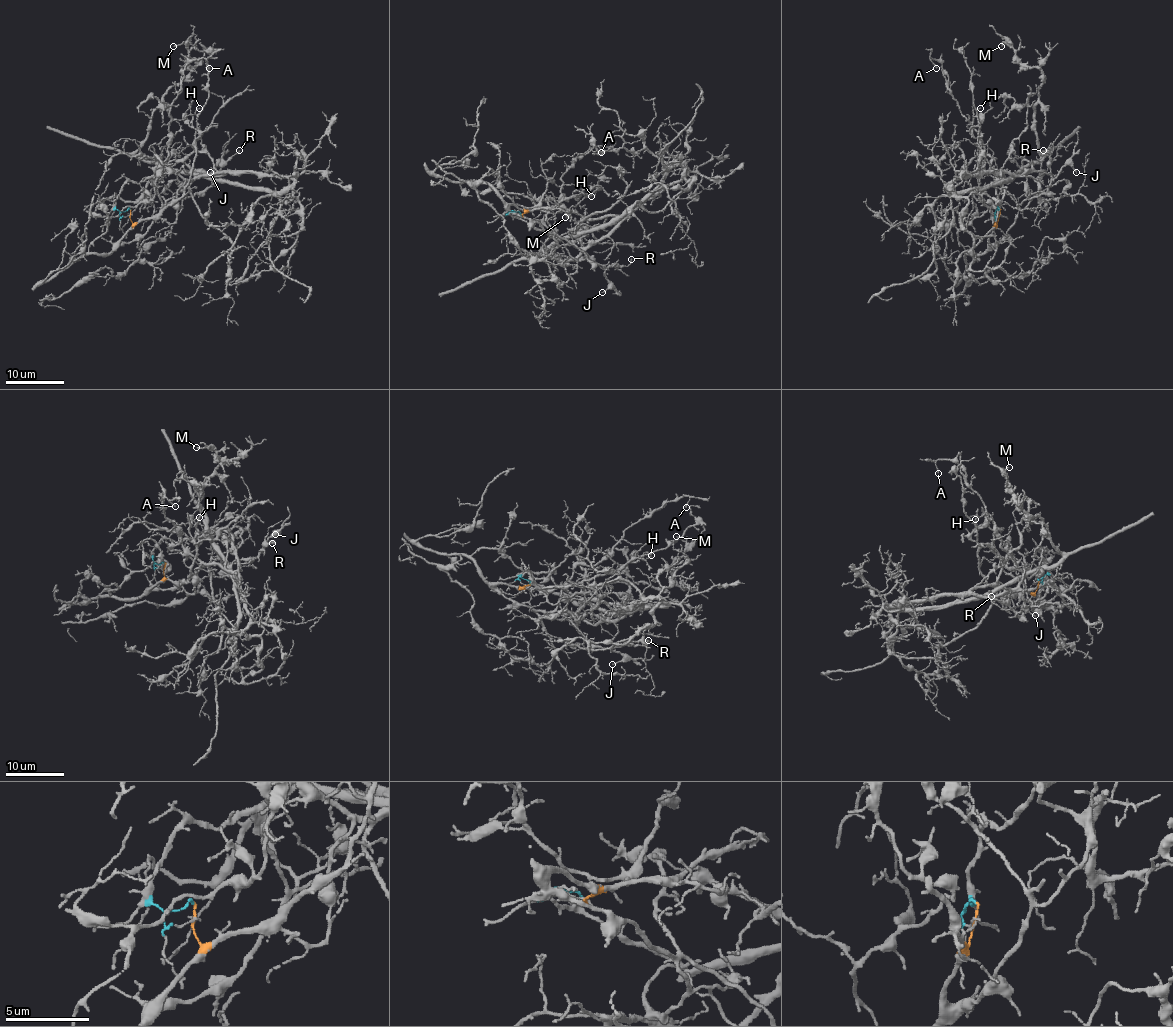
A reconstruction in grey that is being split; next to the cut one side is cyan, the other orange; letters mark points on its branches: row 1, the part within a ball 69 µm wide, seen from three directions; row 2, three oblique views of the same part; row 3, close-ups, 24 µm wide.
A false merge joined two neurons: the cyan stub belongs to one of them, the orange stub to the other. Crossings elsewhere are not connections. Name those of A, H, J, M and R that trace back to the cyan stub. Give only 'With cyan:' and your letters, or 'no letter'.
With cyan: M

